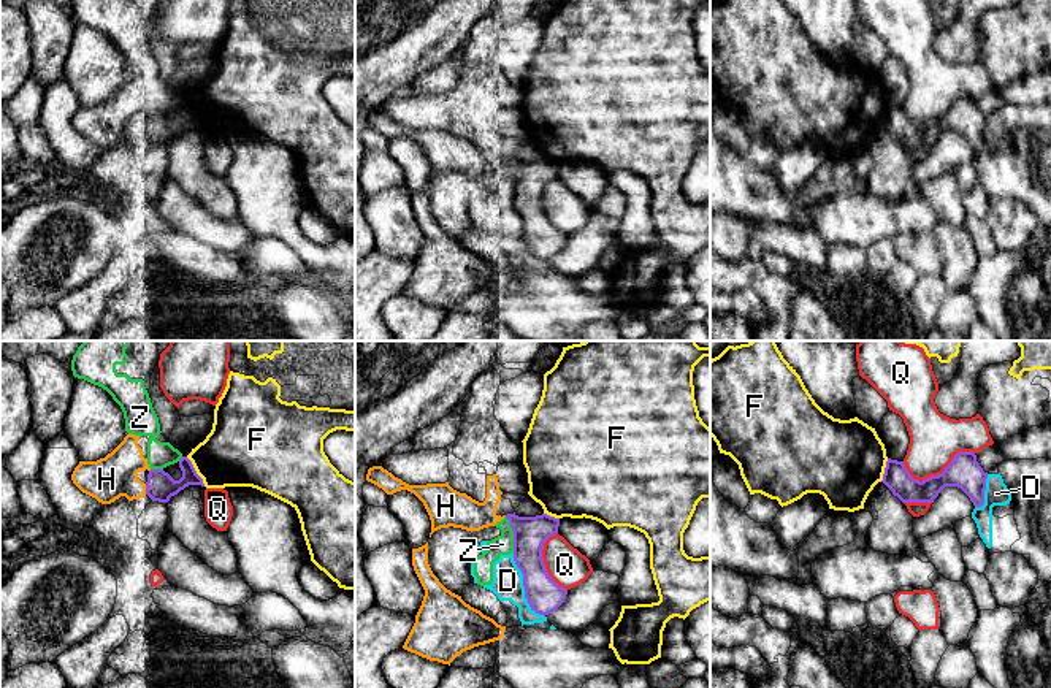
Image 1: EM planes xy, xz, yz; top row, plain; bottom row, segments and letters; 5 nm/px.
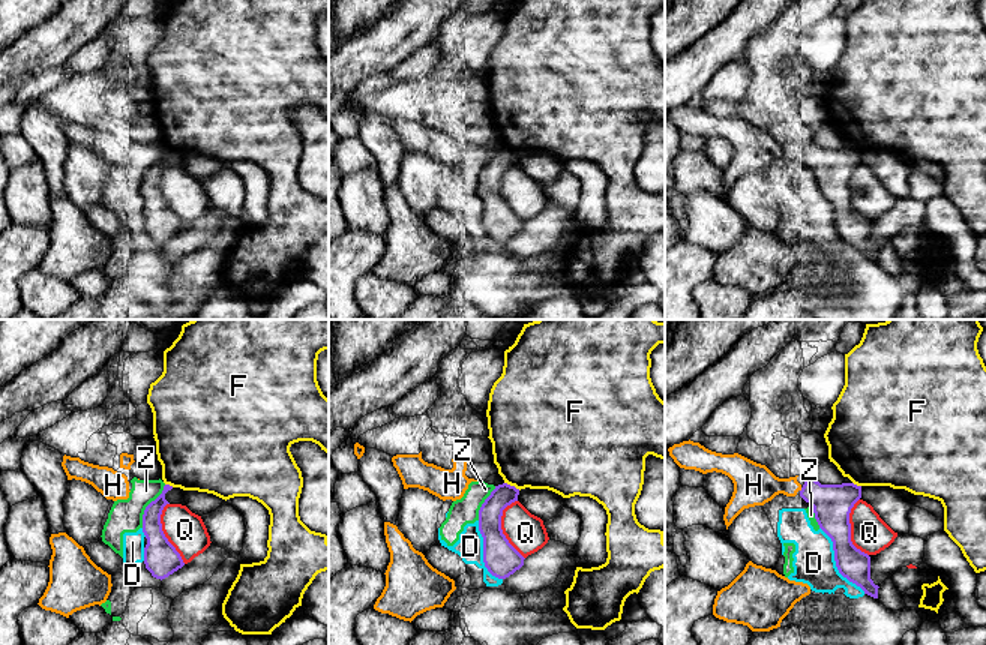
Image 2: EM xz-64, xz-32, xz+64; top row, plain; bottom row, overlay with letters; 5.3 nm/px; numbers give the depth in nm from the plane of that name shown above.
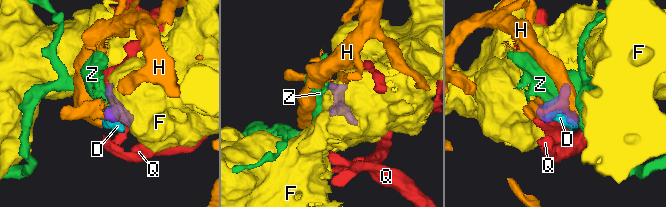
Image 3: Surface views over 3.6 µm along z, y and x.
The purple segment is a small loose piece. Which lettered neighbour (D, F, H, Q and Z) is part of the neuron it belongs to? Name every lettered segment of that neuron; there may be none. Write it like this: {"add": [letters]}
{"add": ["H"]}

